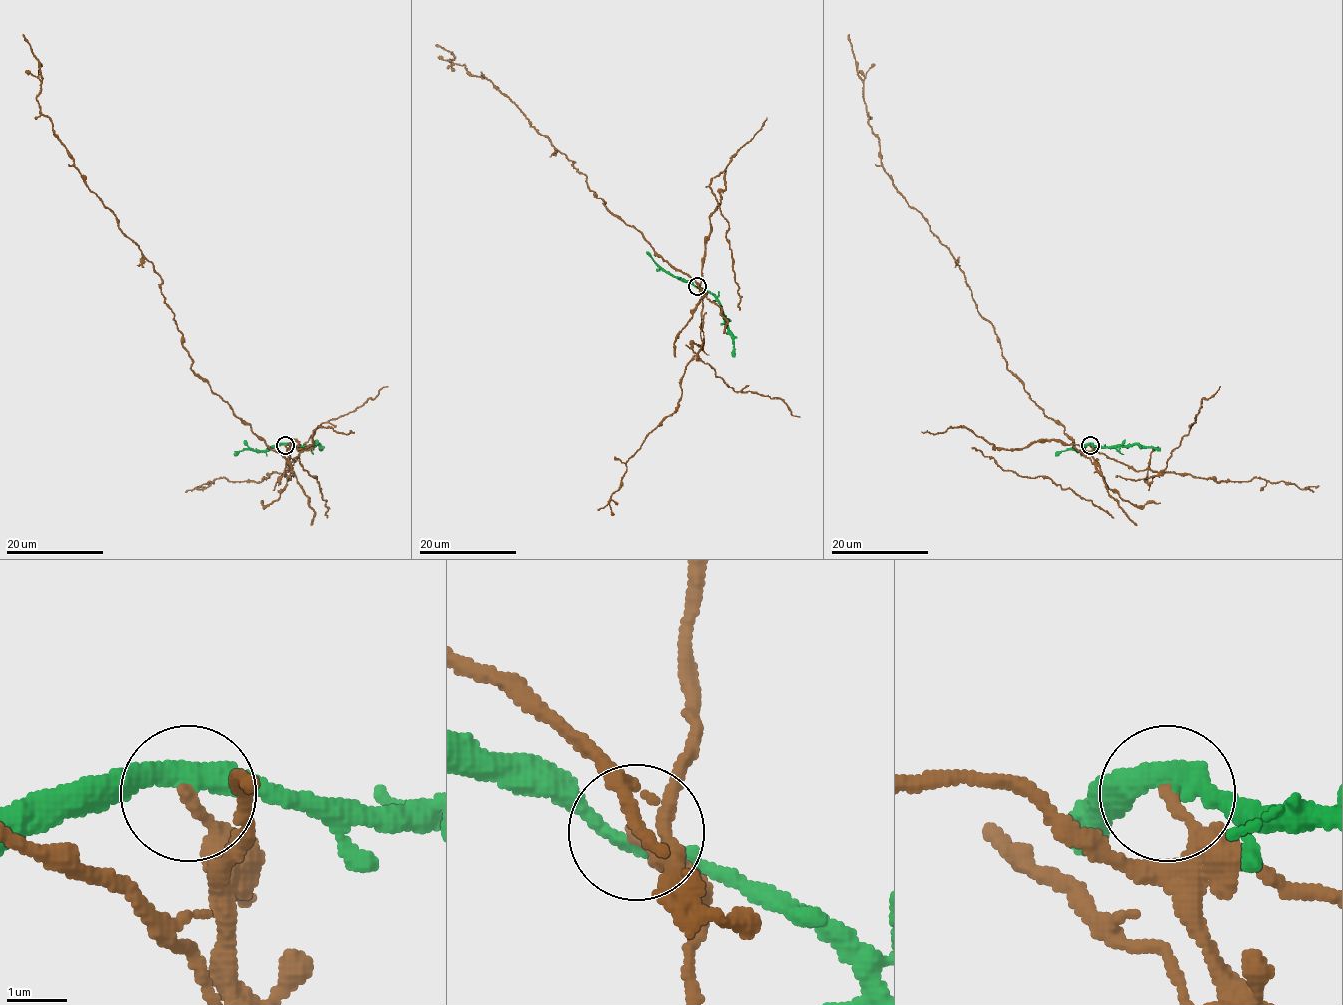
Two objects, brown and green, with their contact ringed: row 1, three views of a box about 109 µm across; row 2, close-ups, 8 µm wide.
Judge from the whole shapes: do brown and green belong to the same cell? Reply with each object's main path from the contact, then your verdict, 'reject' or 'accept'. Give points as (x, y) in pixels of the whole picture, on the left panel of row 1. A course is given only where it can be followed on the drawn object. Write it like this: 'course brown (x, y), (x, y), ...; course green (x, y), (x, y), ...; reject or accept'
course brown (285, 445), (286, 457), (191, 369), (160, 275), (88, 187), (41, 112), (36, 98), (39, 62), (22, 34); course green (285, 445), (320, 446), (320, 451); reject

